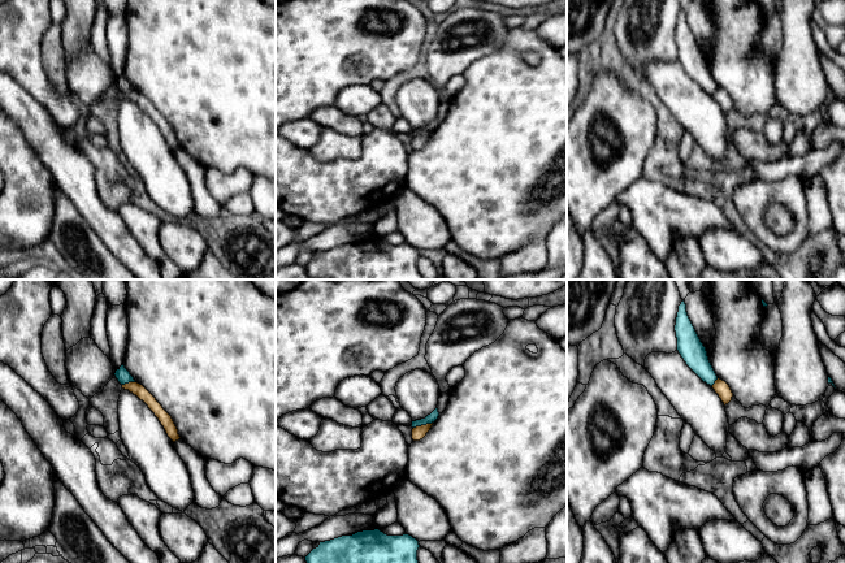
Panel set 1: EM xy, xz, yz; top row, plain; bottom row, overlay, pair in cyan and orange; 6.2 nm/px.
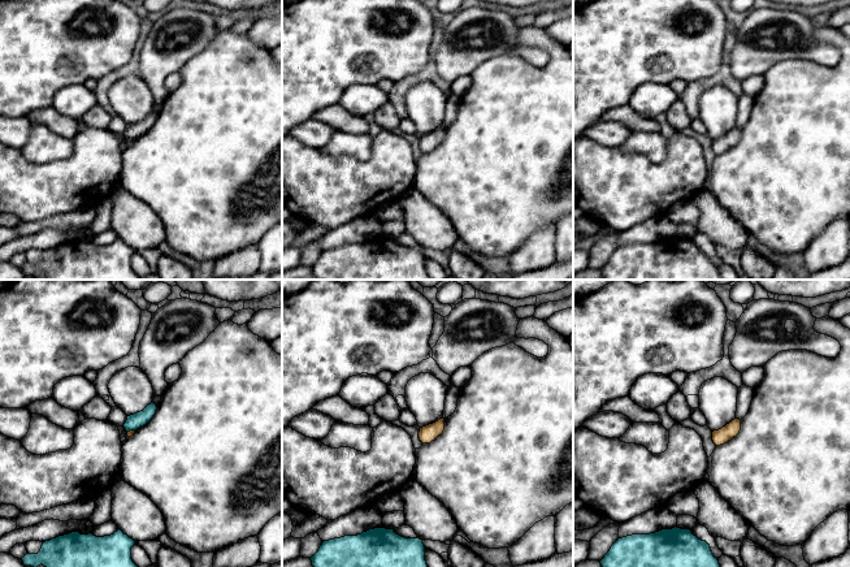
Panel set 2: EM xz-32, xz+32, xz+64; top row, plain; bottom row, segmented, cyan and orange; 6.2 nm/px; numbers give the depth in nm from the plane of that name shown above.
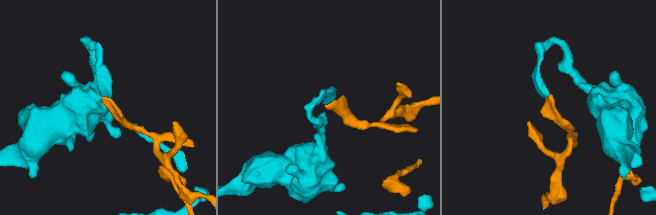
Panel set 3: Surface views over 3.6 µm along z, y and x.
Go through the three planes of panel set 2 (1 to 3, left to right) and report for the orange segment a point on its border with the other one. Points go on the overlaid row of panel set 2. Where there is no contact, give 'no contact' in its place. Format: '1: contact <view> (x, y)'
1: contact xz-32 (130, 429)
2: no contact
3: no contact

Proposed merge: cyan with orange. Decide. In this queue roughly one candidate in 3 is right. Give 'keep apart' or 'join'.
keep apart

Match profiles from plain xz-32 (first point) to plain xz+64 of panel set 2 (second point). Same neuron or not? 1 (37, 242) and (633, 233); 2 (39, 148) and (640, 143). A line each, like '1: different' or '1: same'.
1: same
2: same

